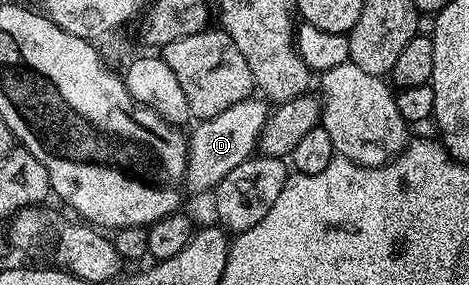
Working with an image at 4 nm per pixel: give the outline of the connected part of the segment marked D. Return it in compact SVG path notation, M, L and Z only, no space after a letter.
M247 98L228 106L228 110L220 110L207 120L197 121L189 129L186 141L186 168L184 188L187 193L213 193L219 182L228 178L240 162L255 155L258 139L262 136L264 122L268 115L268 104L265 99Z

